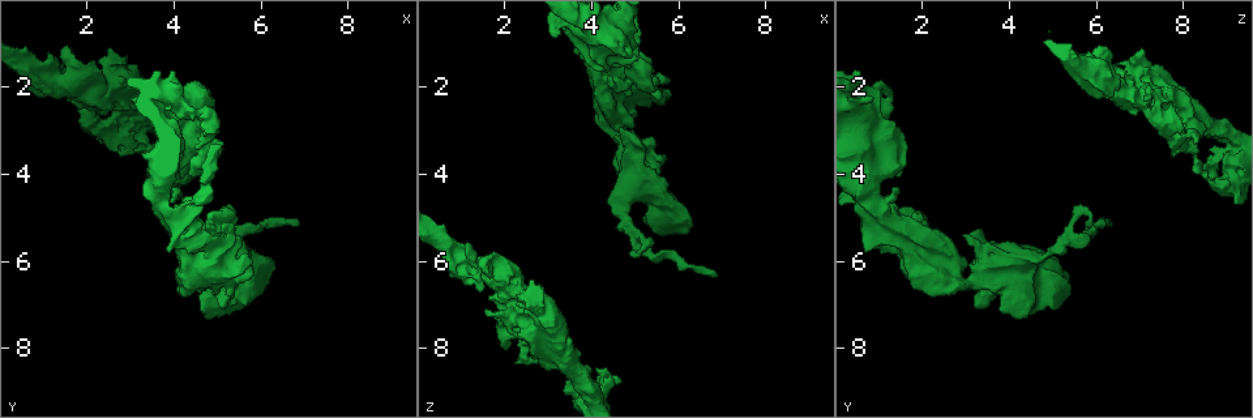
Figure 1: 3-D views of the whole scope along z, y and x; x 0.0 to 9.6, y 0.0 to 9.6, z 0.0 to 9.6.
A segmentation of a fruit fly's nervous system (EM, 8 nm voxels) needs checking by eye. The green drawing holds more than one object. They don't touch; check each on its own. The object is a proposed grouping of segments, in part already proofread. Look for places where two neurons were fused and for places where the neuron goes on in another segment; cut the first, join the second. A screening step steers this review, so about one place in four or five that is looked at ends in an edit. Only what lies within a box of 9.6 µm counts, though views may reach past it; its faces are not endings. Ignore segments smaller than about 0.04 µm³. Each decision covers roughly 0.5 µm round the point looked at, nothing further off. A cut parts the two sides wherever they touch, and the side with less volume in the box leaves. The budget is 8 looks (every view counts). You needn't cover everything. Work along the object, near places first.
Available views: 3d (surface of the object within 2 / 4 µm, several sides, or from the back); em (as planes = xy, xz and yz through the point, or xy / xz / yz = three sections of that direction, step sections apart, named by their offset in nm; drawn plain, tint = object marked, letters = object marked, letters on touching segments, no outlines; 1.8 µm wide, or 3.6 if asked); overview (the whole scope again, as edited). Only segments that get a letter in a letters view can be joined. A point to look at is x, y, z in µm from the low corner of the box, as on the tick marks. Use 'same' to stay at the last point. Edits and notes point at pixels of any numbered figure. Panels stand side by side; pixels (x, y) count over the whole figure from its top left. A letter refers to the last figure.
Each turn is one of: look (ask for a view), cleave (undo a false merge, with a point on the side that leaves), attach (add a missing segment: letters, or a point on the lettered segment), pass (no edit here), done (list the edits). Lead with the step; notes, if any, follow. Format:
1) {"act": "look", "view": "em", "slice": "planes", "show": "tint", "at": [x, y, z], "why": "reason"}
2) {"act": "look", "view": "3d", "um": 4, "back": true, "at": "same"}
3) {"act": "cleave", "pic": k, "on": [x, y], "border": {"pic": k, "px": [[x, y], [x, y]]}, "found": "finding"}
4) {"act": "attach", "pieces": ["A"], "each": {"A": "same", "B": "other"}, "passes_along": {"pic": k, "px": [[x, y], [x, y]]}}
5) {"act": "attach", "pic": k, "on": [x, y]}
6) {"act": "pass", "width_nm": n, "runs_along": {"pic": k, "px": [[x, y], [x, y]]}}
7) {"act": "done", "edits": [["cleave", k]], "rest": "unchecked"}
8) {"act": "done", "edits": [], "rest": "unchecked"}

{"act": "look", "view": "3d", "um": 4, "at": [5.60, 5.50, 2.10]}

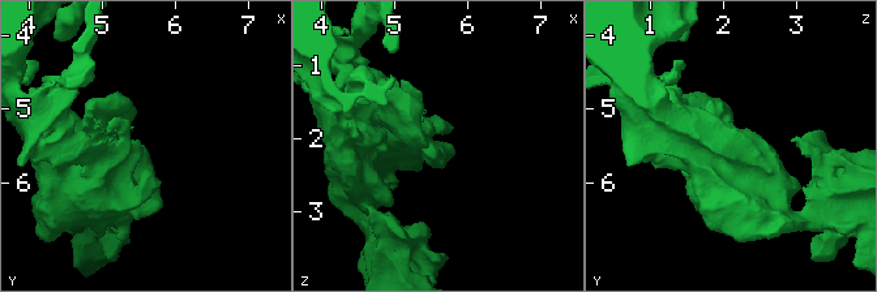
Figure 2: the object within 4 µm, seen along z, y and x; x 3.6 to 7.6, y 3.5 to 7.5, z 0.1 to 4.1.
{"act": "look", "view": "em", "slice": "planes", "show": "letters", "at": [5.55, 5.50, 2.15]}

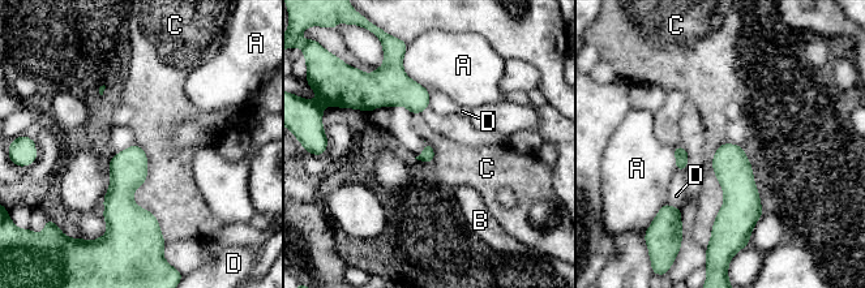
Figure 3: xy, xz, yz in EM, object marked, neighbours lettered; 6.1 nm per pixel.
{"act": "pass", "width_nm": 80, "each": {"A": "other", "B": "other", "C": "other", "D": "other"}, "border": {"pic": 3, "px": [[136, 144], [133, 201], [162, 232]]}, "found": "one neuron here"}

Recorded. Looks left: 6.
{"act": "look", "view": "3d", "um": 4, "at": [3.90, 2.45, 0.65], "why": "a narrow waist"}

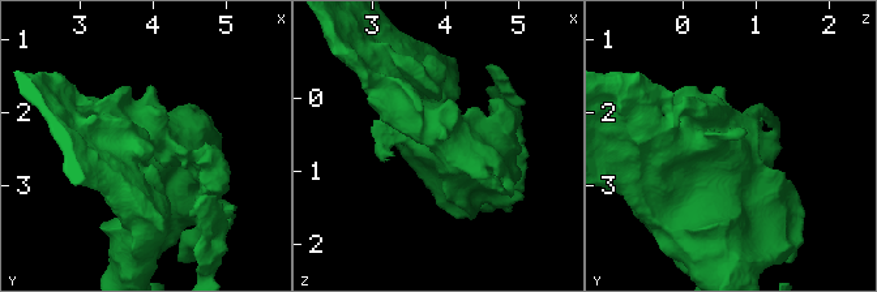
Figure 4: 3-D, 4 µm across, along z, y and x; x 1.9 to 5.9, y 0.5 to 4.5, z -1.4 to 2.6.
{"act": "look", "view": "em", "slice": "planes", "show": "letters", "at": [3.95, 2.40, 0.65]}

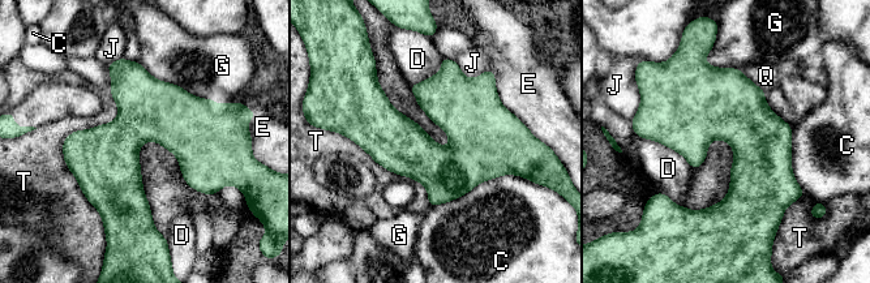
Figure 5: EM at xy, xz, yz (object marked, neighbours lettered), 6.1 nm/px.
{"act": "pass", "width_nm": 300, "each": {"C": "other", "D": "other", "E": "other", "G": "other", "J": "other", "Q": "other", "T": "other"}, "border": {"pic": 5, "px": [[110, 90], [103, 223]]}, "found": "continuous, no second neuron"}

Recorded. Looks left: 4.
{"act": "look", "view": "3d", "um": 4, "at": [1.65, 1.15, 6.35], "why": "stops while still wide"}

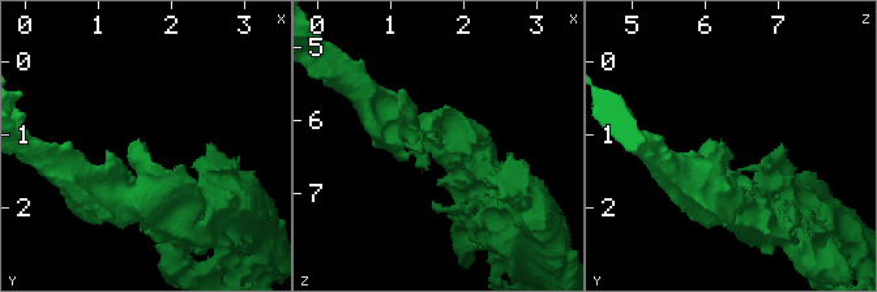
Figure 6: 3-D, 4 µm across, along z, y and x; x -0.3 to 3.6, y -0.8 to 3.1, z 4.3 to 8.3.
{"act": "look", "view": "em", "slice": "planes", "show": "tint", "at": [1.65, 1.20, 6.35], "why": "need the tissue"}

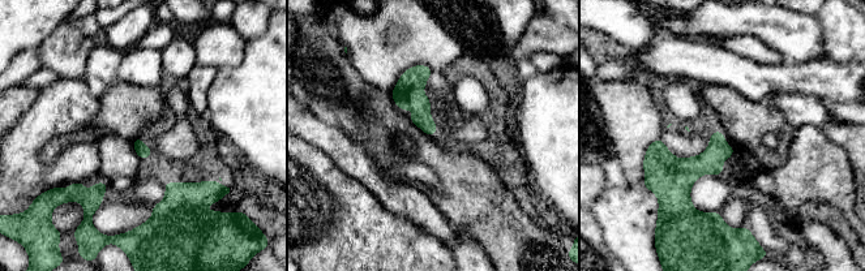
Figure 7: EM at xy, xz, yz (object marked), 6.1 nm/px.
{"act": "look", "view": "em", "slice": "planes", "show": "letters", "at": "same"}

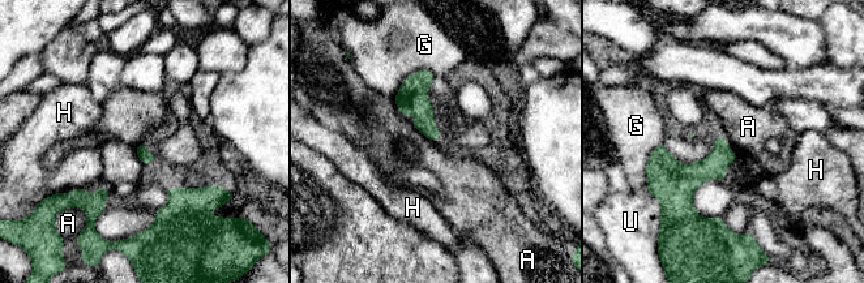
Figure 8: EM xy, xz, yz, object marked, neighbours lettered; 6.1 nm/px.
{"act": "pass", "each": {"A": "other", "G": "other", "H": "other", "U": "other"}, "found": "none of them fits"}

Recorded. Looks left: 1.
{"act": "done", "edits": [], "rest": "unchecked"}

